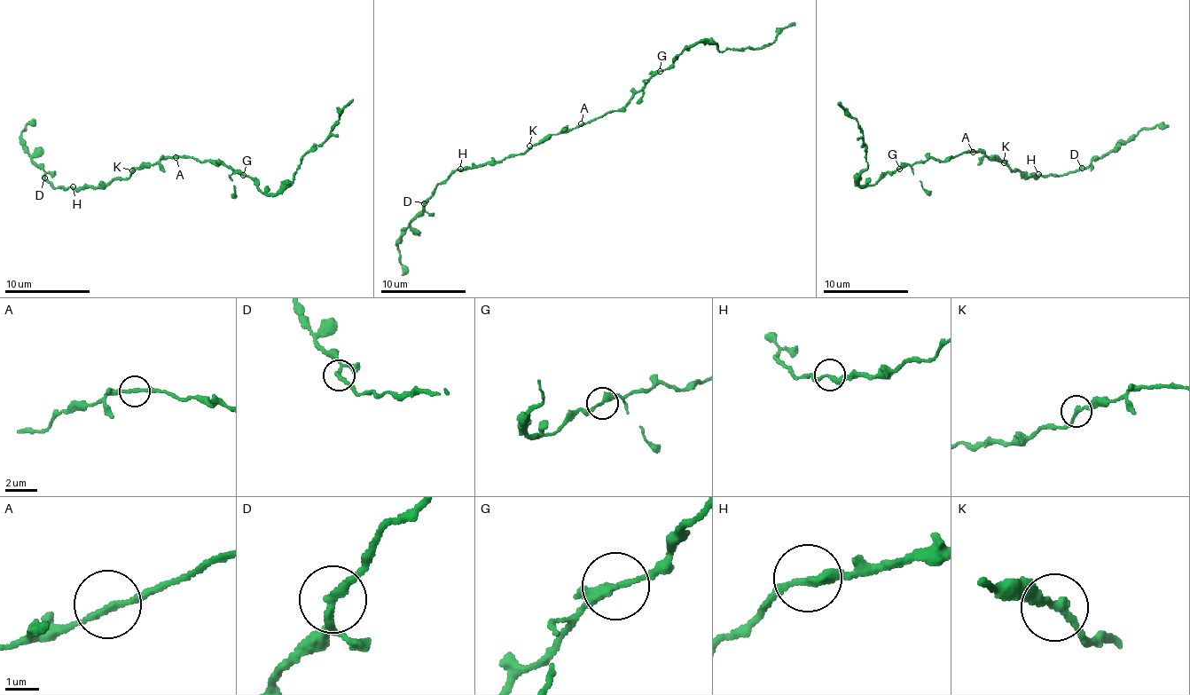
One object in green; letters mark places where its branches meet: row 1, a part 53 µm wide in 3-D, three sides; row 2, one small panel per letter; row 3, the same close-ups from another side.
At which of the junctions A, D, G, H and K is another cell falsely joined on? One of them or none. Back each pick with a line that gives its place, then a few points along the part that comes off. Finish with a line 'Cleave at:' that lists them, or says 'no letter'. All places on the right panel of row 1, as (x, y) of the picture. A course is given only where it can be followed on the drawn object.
Cleave at: no letter

